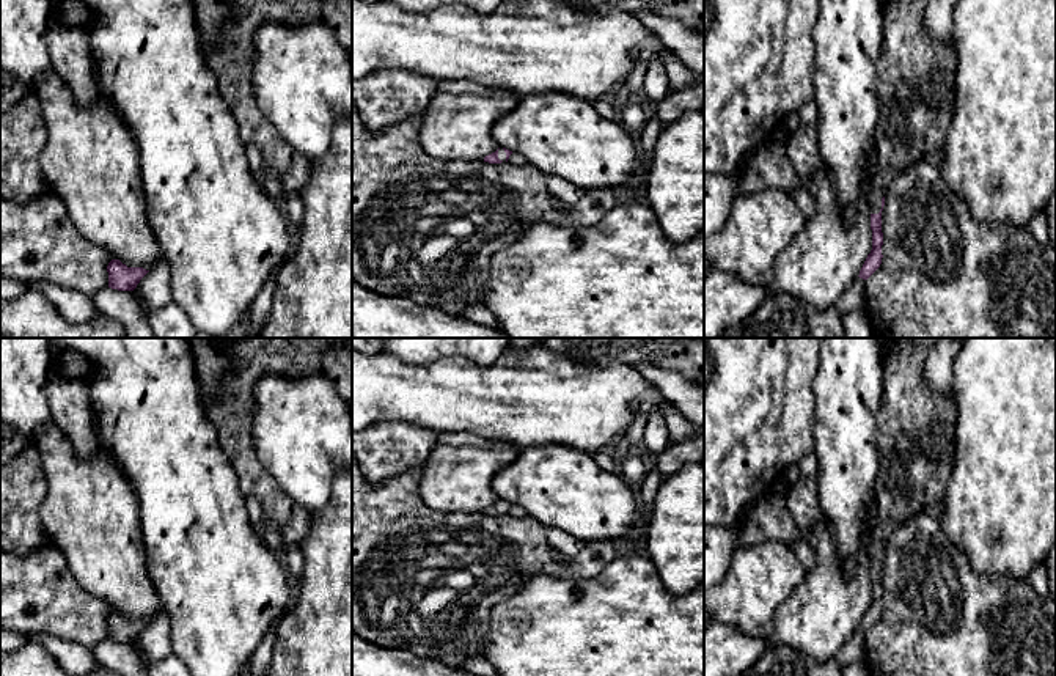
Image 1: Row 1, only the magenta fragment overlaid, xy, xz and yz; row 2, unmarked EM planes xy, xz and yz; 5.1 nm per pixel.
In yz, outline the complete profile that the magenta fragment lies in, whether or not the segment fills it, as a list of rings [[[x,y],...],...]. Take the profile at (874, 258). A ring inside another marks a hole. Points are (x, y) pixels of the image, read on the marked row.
[[[889,0],[883,6],[882,47],[875,63],[878,124],[875,171],[869,181],[872,250],[860,278],[882,264],[882,211],[891,181],[933,151],[940,157],[955,105],[957,55],[954,38],[932,39],[924,27],[929,0]]]

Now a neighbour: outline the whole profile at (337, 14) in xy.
[[[322,0],[319,5],[321,19],[333,31],[339,44],[352,52],[352,2]]]

